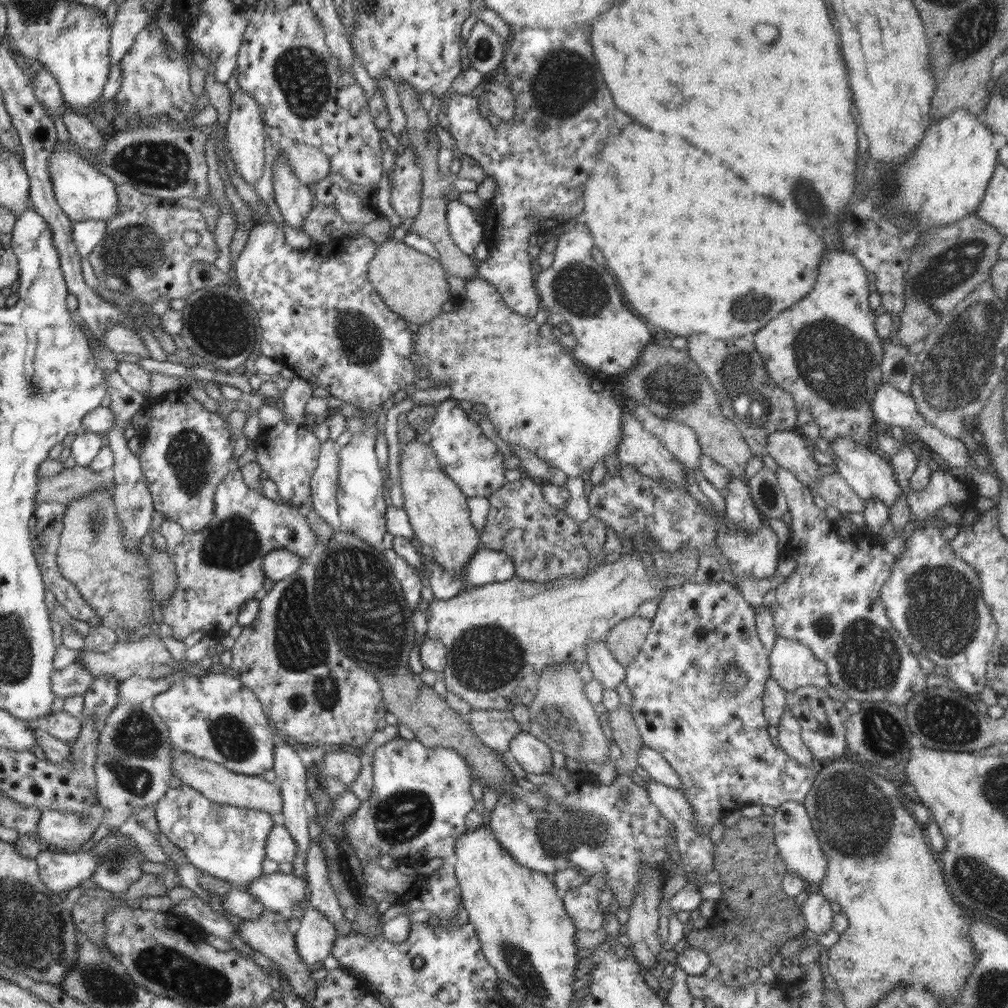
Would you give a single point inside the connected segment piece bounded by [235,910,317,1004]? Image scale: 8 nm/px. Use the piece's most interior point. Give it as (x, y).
(271, 934)

